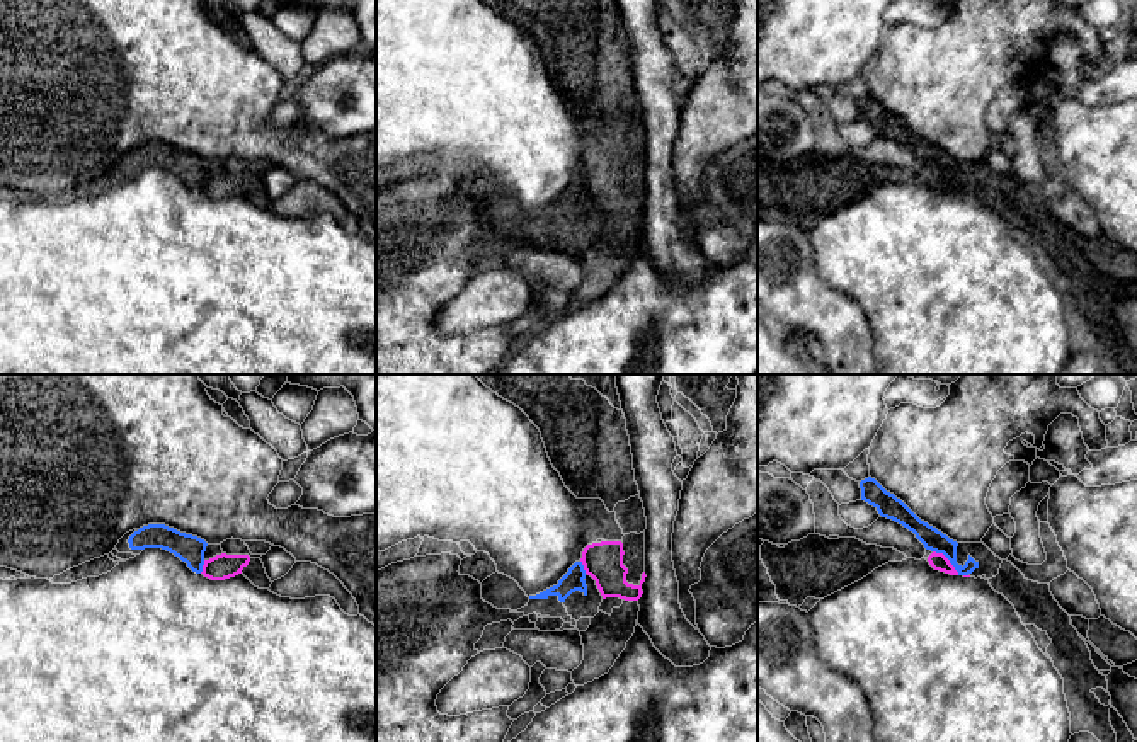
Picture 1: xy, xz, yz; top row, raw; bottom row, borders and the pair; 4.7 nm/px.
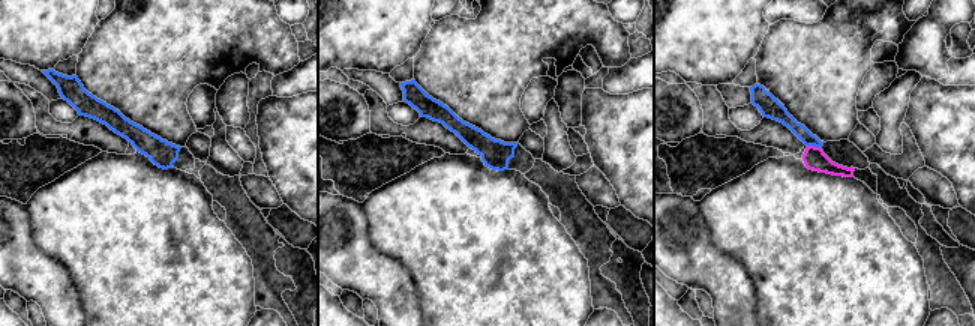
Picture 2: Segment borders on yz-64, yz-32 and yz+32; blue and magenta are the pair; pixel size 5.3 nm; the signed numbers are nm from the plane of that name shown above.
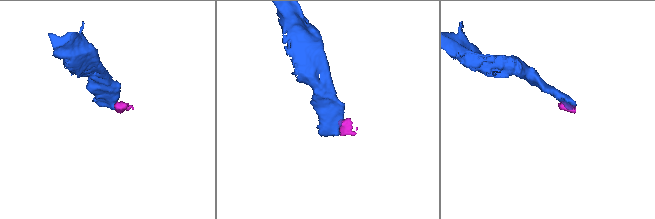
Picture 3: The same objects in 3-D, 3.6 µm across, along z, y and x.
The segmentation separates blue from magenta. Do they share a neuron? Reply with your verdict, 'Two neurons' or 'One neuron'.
Two neurons

